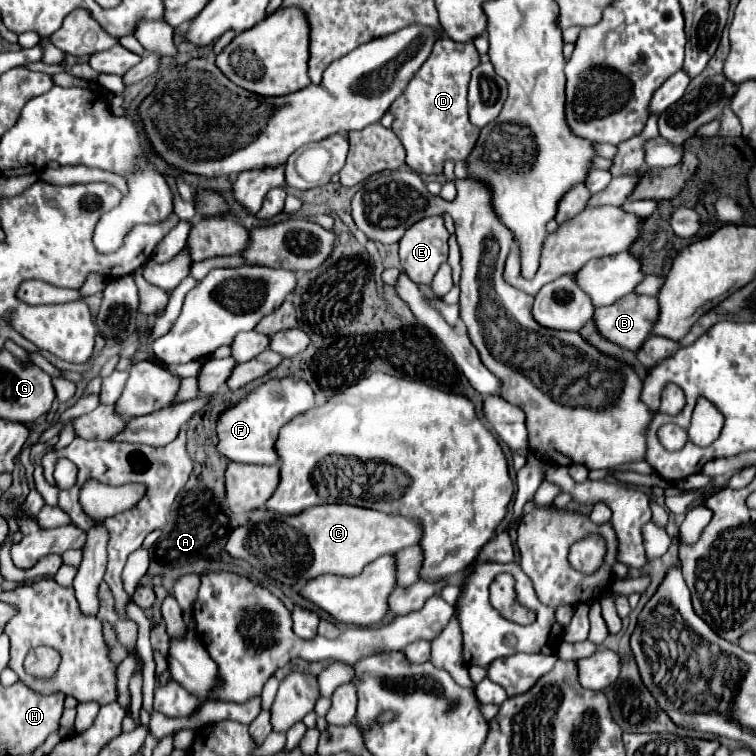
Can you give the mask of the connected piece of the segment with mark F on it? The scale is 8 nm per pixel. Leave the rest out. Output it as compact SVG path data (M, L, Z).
M291 376L281 380L267 380L265 384L257 386L247 396L243 396L235 406L219 414L215 428L219 438L217 450L225 458L241 464L261 464L261 466L277 464L275 440L279 428L297 414L311 410L313 406L315 406L313 390L305 380L295 380Z

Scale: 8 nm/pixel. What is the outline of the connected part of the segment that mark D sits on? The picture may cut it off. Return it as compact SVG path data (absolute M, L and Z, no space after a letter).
M441 38L435 42L431 56L425 60L425 64L415 72L413 80L409 82L409 86L405 88L405 92L391 104L389 112L393 114L393 134L401 140L405 152L407 152L407 166L417 172L417 174L441 174L443 172L443 164L447 160L465 160L477 138L479 138L479 128L475 128L469 122L467 116L467 84L469 84L469 76L471 70L479 64L479 54L475 50L475 46L471 42L455 42L451 38Z

